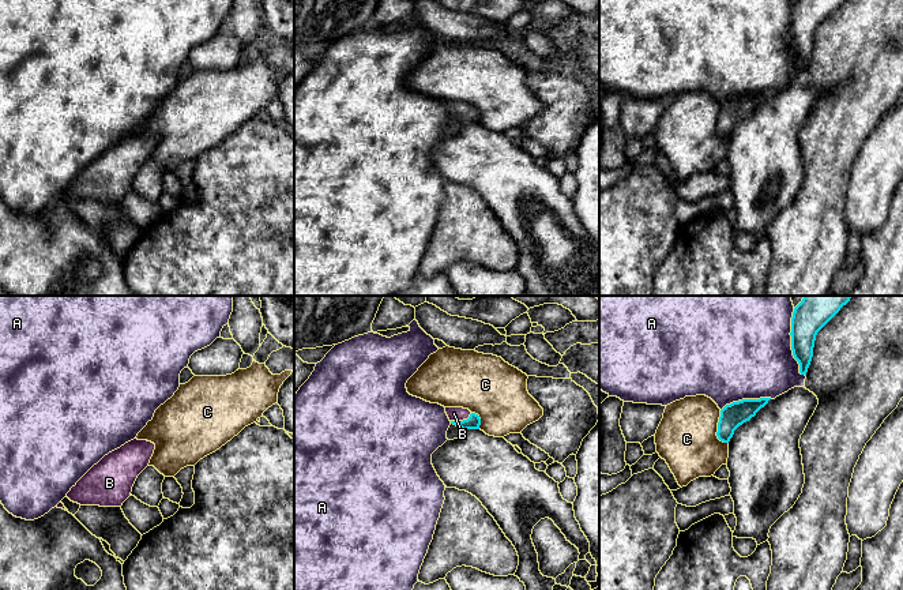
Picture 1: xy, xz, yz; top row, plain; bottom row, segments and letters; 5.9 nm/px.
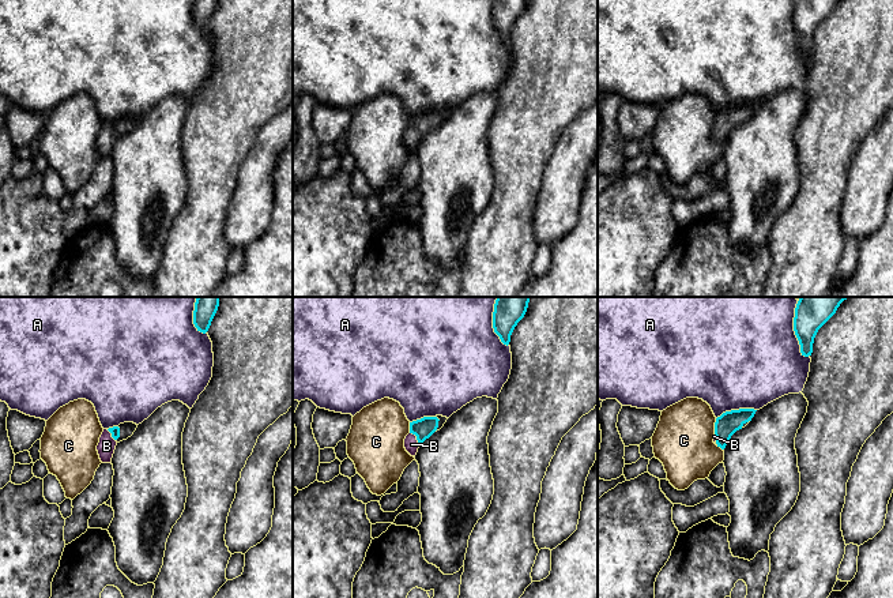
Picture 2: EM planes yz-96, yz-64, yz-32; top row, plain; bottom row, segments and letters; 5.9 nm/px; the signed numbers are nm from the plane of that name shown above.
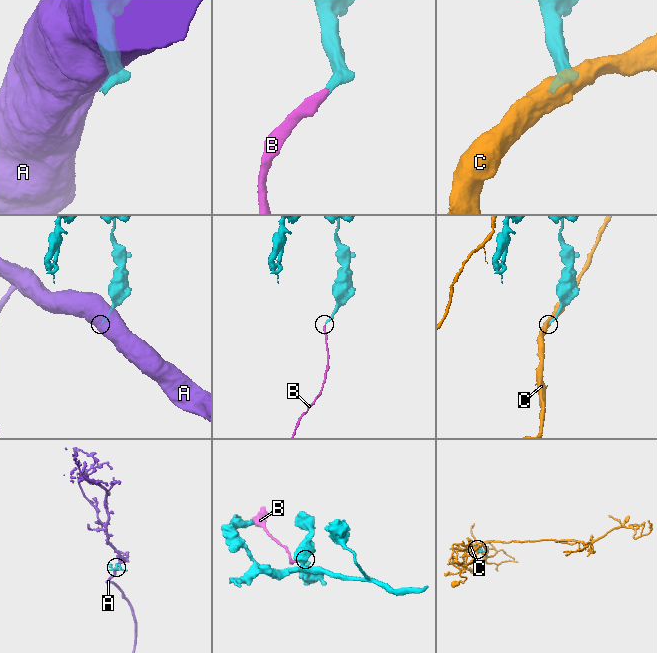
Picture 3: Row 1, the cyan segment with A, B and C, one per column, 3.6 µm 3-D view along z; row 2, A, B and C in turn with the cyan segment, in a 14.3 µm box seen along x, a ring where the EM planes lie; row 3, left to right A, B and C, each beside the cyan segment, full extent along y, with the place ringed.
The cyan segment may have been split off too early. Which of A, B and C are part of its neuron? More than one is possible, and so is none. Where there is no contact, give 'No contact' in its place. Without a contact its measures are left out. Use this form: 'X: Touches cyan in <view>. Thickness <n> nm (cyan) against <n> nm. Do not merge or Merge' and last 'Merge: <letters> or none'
A: Touches cyan in yz. Thickness 200 nm (cyan) against 500 nm. Do not merge
B: Touches cyan in xz. Thickness 80 nm (cyan) against 80 nm. Merge
C: Touches cyan in yz. Thickness 140 nm (cyan) against 360 nm. Do not merge
Merge: B

